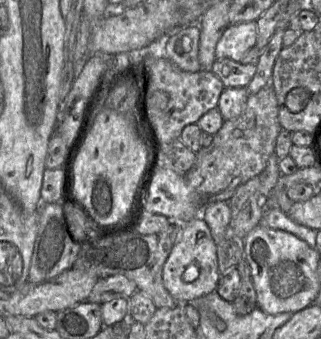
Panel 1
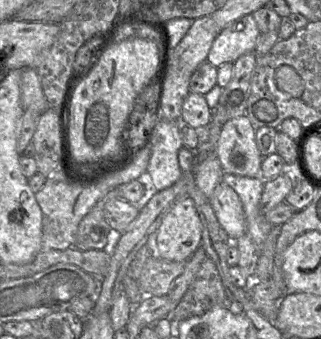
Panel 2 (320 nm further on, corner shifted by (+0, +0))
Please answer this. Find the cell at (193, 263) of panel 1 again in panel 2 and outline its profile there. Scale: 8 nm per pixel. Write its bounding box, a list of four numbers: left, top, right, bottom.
[156,197,202,261]

